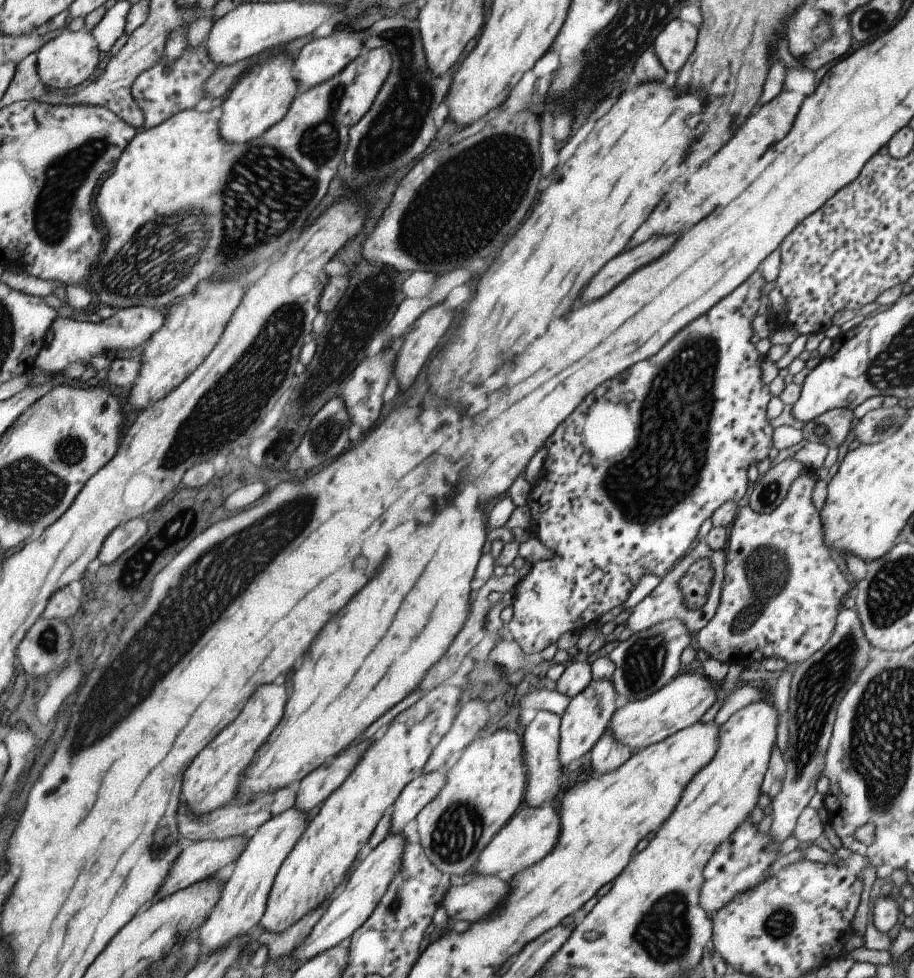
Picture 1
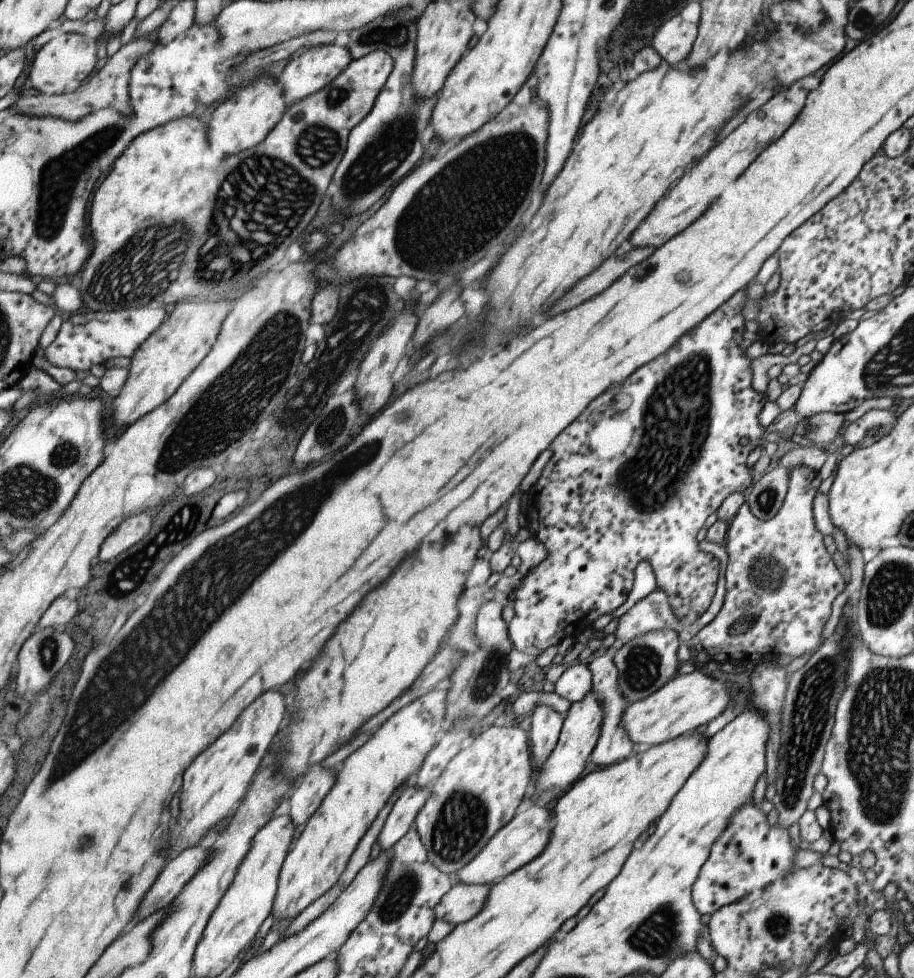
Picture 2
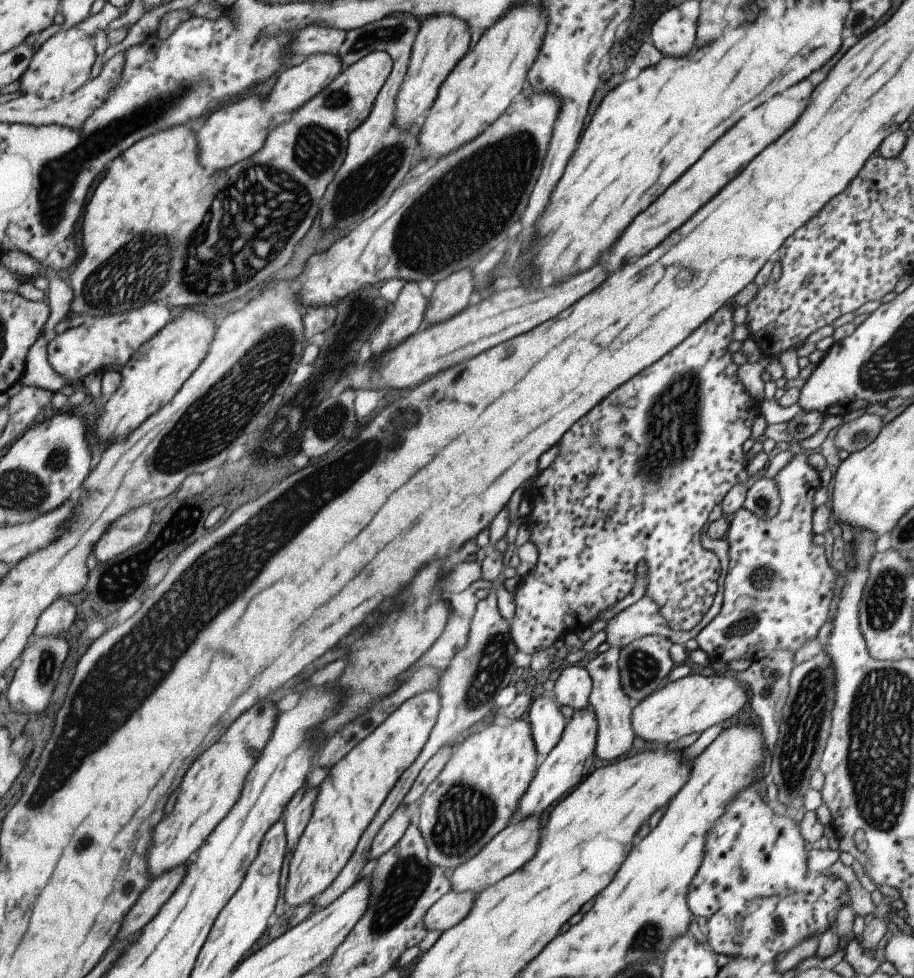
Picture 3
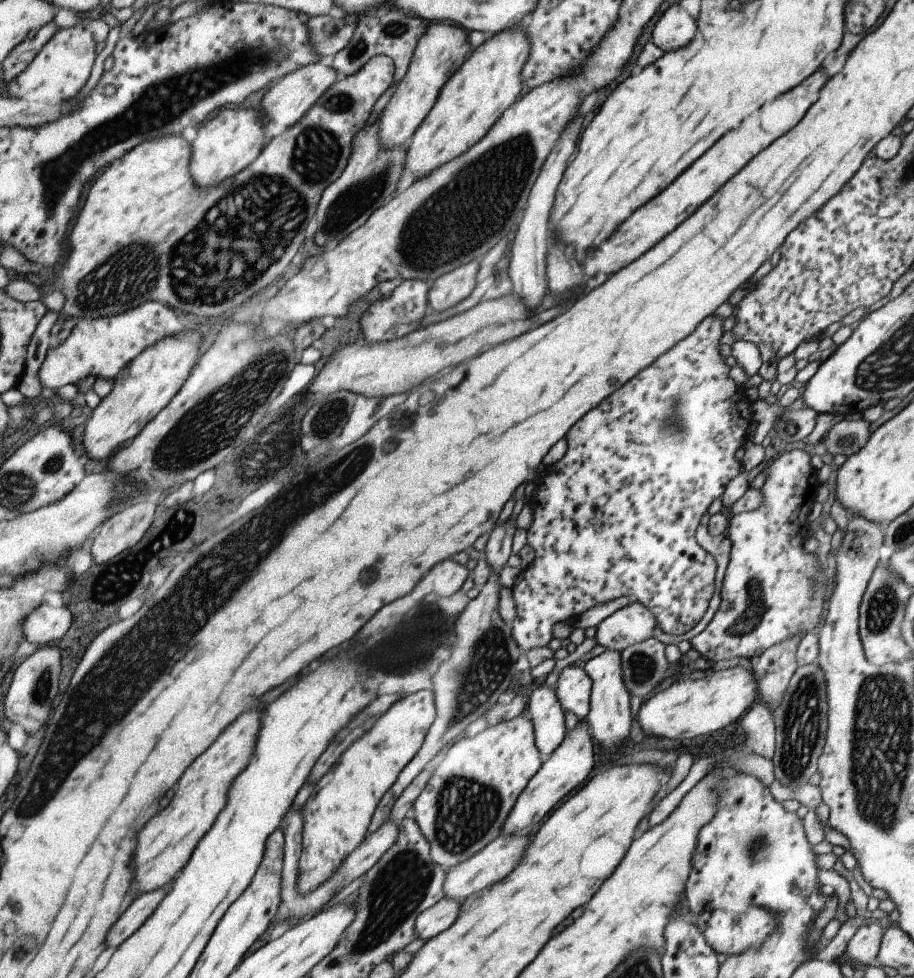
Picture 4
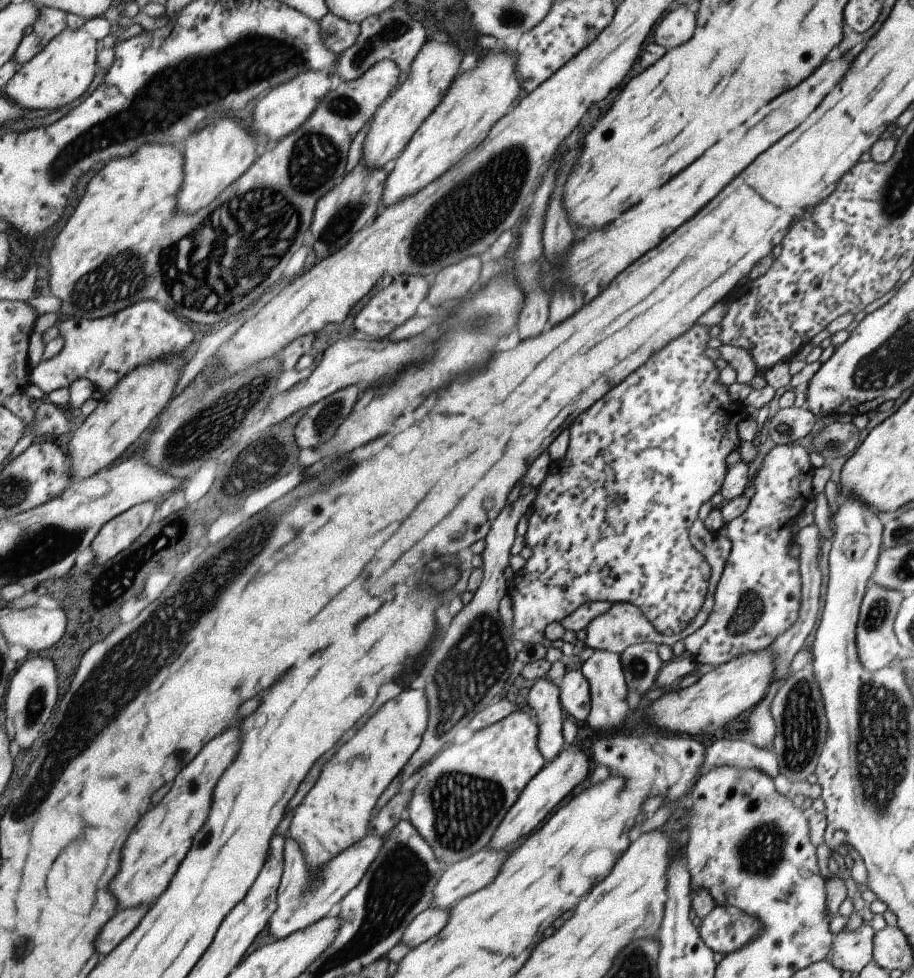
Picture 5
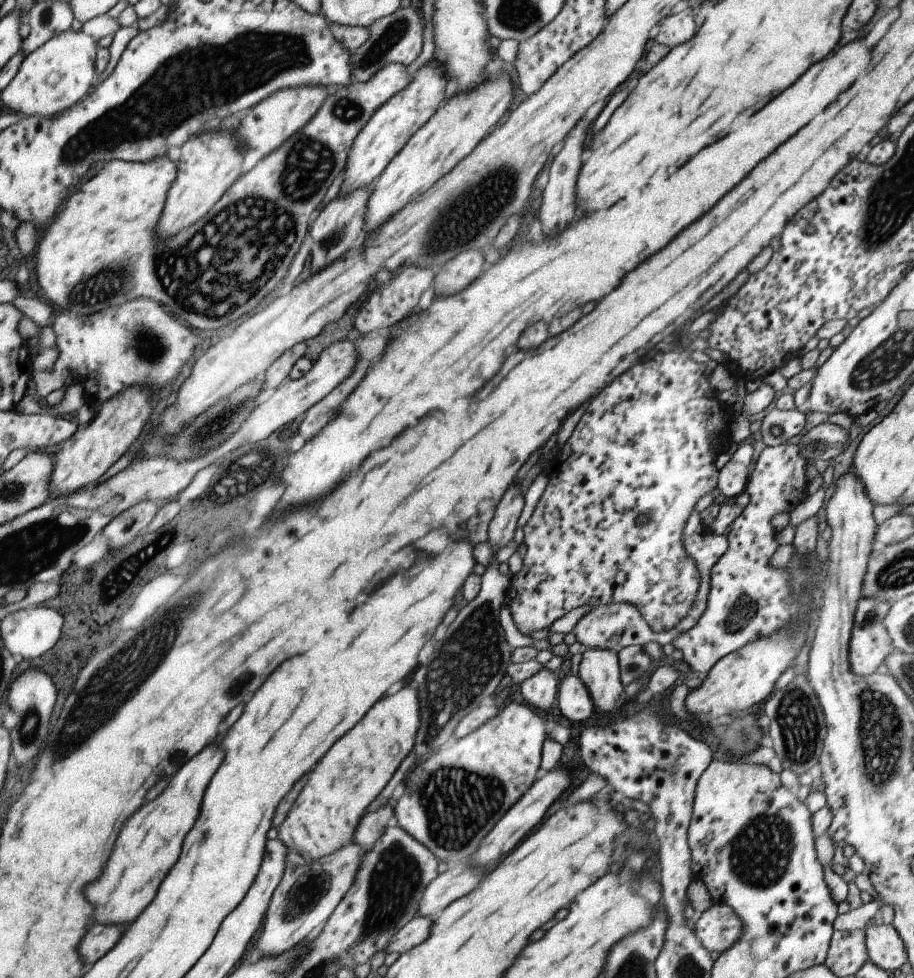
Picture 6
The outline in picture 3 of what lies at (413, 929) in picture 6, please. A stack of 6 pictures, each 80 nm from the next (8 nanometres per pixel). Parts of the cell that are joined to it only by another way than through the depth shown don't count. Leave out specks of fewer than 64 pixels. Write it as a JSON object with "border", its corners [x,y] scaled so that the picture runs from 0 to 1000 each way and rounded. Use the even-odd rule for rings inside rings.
{"border":[[[495,909],[477,922],[467,933],[466,946],[469,951],[489,951],[500,947],[513,937],[520,926],[520,914],[515,911],[502,912]]]}

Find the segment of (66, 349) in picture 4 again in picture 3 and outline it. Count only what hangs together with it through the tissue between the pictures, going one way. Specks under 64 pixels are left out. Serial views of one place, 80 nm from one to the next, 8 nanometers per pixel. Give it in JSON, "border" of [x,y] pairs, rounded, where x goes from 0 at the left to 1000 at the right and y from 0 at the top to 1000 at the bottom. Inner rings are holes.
{"border":[[[165,310],[155,313],[154,315],[142,317],[139,319],[117,322],[114,324],[104,324],[98,329],[92,329],[85,334],[79,334],[63,342],[53,352],[53,368],[56,376],[72,387],[72,391],[83,393],[93,384],[97,384],[100,380],[113,380],[115,374],[121,372],[131,372],[137,374],[147,362],[155,356],[156,352],[161,352],[164,346],[174,342],[175,338],[182,335],[183,332],[189,329],[191,317],[185,317],[183,311]]]}

